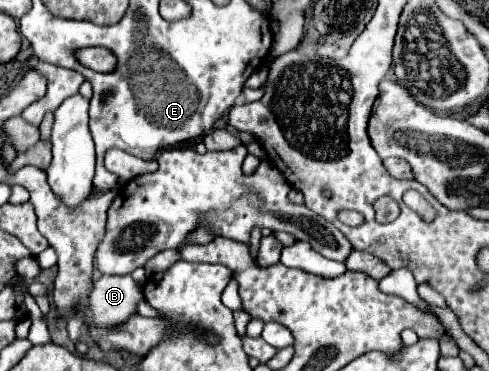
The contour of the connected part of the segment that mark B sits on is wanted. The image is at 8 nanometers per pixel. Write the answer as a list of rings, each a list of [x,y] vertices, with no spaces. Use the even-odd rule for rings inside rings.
[[[101,276],[91,290],[91,296],[87,298],[87,326],[99,326],[99,328],[113,328],[123,322],[127,322],[131,316],[137,314],[137,304],[143,298],[141,286],[131,276]]]

